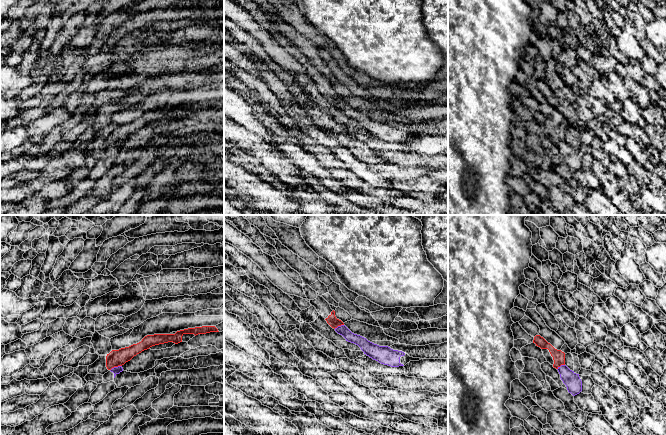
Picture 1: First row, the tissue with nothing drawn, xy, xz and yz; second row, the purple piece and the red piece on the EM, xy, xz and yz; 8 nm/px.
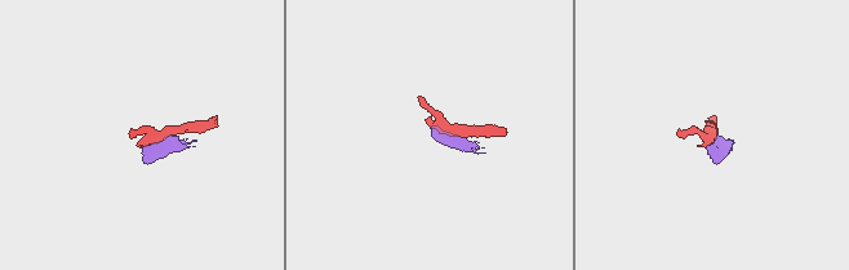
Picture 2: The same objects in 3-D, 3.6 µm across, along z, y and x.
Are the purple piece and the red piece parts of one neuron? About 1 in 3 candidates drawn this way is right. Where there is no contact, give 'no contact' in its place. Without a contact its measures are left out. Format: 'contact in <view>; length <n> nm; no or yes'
contact in xy; length 100 nm; no

